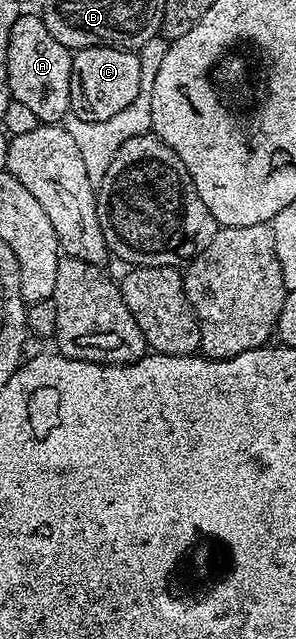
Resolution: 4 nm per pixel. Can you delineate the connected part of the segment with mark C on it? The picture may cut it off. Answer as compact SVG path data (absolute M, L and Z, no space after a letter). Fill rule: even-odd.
M94 45L76 51L71 57L70 111L85 122L105 122L113 114L121 114L125 106L137 98L141 86L139 53L118 47ZM83 104L87 108L83 108Z

